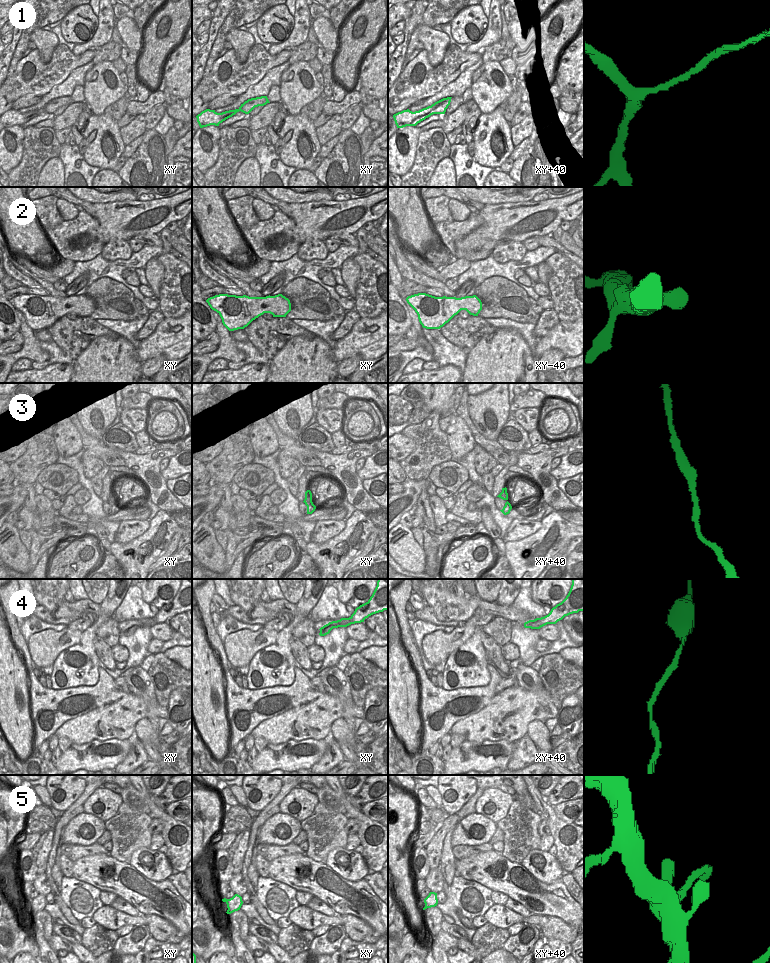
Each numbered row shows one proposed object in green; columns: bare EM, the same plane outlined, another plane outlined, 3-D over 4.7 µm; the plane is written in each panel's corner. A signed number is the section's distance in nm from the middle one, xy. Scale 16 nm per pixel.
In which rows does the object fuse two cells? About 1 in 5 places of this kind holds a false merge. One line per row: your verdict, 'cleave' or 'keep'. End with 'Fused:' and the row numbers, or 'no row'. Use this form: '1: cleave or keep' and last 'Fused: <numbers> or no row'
1: keep
2: keep
3: keep
4: keep
5: keep
Fused: no row

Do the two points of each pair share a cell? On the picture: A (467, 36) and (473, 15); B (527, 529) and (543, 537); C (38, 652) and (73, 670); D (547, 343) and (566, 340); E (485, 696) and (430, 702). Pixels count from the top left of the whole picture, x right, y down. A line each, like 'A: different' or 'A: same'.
A: same
B: different
C: different
D: same
E: same

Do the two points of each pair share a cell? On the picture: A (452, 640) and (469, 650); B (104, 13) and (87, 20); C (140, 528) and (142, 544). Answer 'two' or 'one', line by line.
A: two
B: two
C: two

